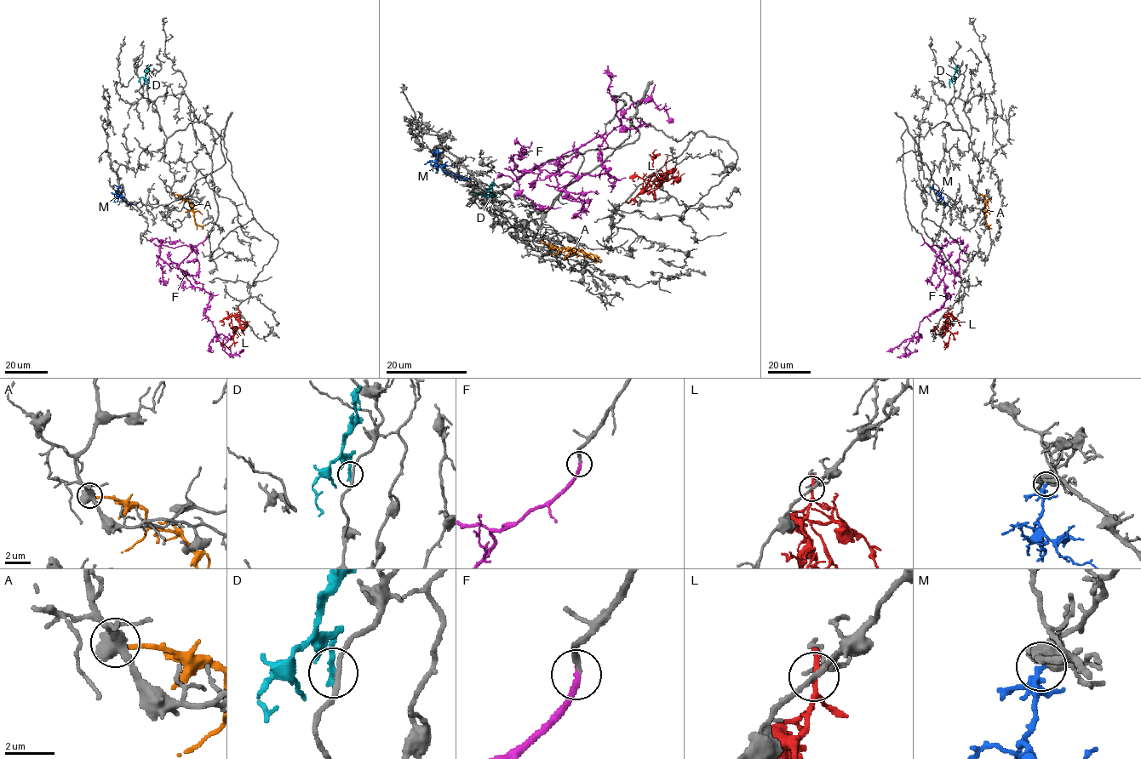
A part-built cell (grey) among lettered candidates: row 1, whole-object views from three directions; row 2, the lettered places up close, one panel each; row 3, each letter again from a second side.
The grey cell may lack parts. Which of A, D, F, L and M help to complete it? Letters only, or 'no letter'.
F

